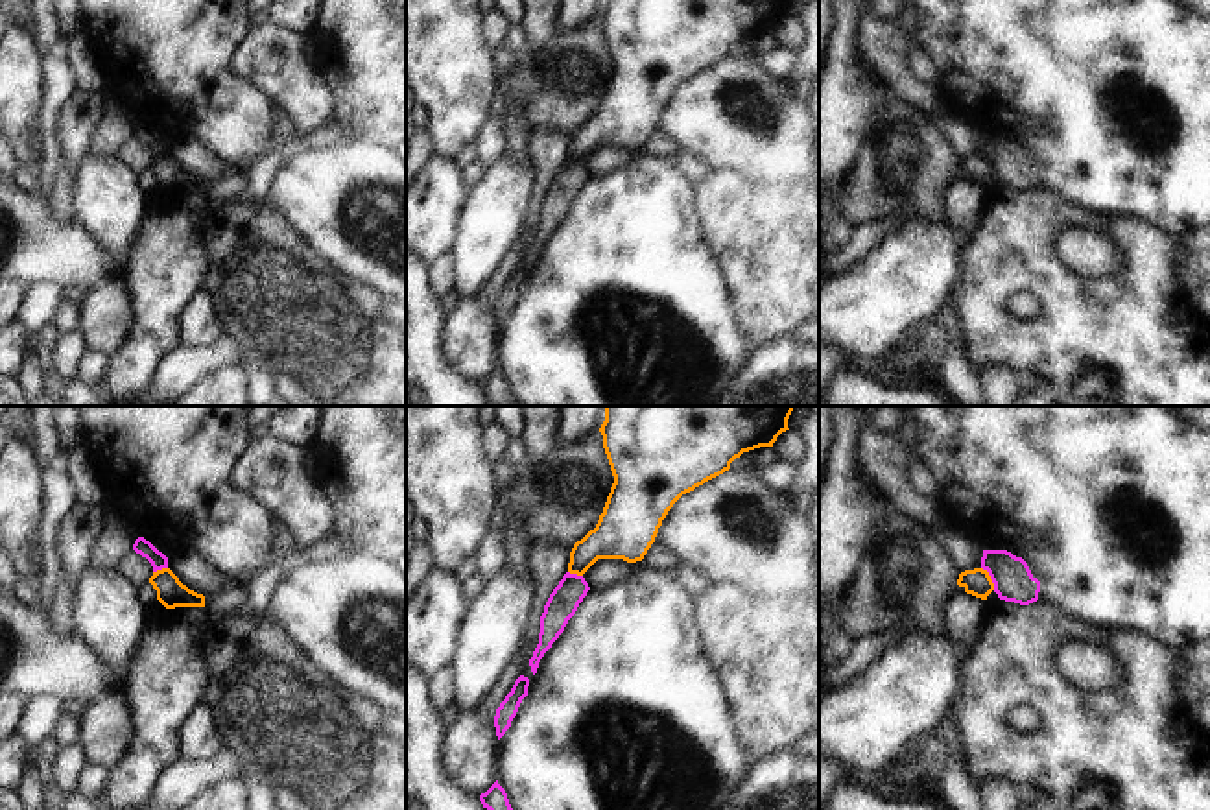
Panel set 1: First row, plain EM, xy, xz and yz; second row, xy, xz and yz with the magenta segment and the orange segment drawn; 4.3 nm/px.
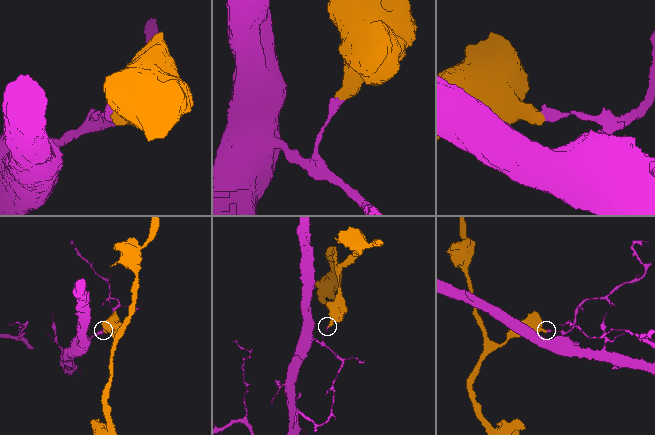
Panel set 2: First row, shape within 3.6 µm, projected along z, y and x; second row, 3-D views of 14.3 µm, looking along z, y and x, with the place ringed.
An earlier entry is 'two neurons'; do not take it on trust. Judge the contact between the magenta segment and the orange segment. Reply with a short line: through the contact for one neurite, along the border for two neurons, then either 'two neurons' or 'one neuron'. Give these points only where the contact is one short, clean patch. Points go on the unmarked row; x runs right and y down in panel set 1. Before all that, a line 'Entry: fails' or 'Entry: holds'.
Entry: holds
line yz (982, 154), (995, 176); two neurons

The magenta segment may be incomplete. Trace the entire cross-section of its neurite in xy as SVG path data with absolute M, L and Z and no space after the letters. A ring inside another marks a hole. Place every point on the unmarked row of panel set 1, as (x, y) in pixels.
M144 124L135 127L133 137L151 149L153 159L168 155L168 144Z

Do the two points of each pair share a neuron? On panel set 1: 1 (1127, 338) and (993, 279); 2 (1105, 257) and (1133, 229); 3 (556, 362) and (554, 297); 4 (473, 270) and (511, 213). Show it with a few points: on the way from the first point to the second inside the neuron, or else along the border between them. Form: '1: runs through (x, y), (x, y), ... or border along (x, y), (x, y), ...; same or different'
1: runs through (1094, 325), (1046, 279), (1026, 279); same
2: border along (1078, 226), (1118, 250), (1107, 277); different
3: runs through (546, 345), (535, 323), (537, 314); same
4: runs through (474, 255), (497, 227); same

